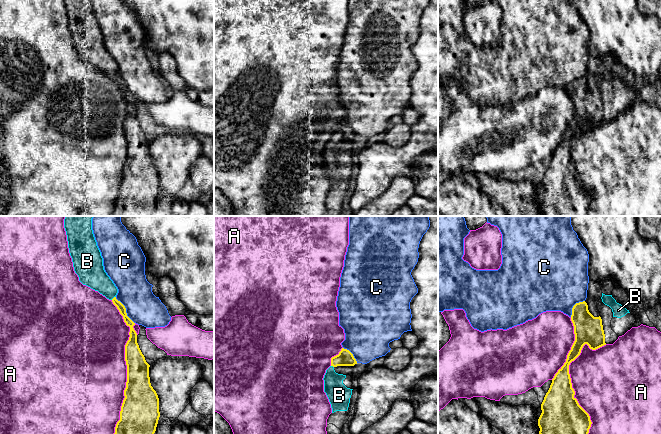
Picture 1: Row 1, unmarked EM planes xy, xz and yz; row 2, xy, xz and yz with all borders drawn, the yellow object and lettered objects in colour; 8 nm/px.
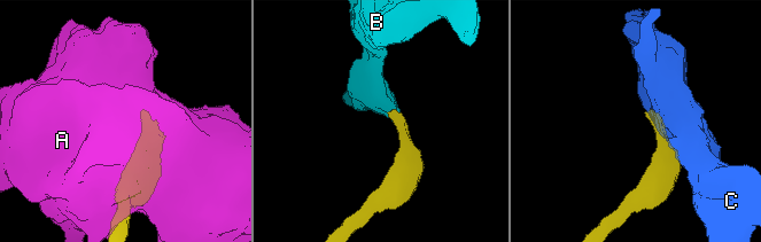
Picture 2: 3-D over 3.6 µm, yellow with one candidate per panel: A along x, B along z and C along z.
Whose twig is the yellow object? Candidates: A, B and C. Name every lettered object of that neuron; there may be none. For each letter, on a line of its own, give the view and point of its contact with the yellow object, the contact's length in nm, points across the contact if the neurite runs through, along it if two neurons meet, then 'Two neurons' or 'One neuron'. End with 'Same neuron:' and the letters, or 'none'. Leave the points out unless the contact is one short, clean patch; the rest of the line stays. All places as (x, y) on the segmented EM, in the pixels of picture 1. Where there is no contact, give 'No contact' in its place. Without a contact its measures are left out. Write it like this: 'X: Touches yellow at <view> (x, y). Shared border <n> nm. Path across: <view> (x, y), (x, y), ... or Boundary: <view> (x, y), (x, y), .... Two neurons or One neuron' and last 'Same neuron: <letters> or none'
A: Touches yellow at xy (127, 367). Shared border 1050 nm. Two neurons
B: Touches yellow at xy (114, 297). Shared border 50 nm. Path across: xy (118, 304), (114, 297), (93, 275). One neuron
C: Touches yellow at xy (125, 310). Shared border 260 nm. Boundary: xy (115, 297), (124, 306), (126, 315), (134, 323). Two neurons
Same neuron: B

